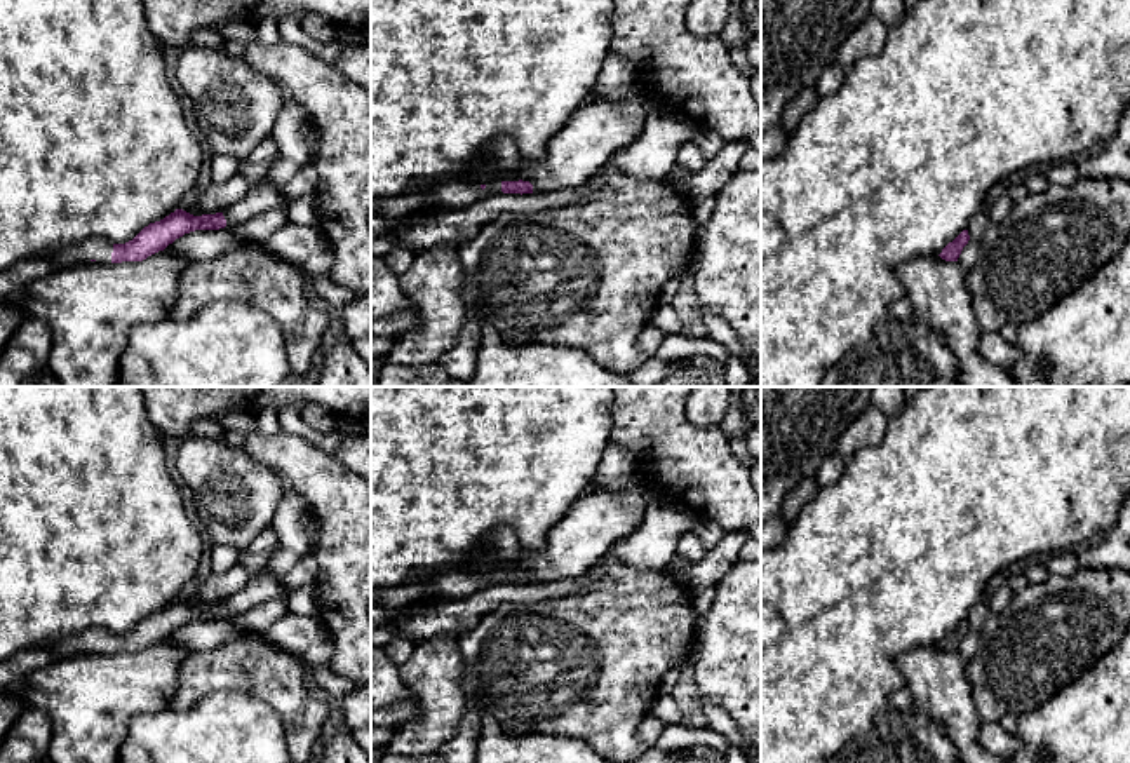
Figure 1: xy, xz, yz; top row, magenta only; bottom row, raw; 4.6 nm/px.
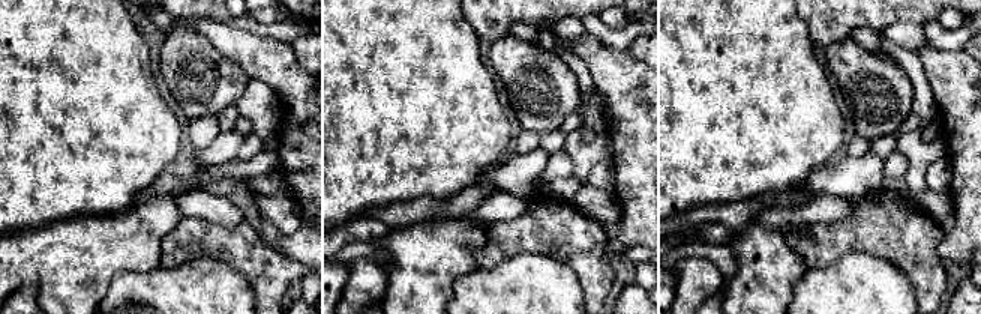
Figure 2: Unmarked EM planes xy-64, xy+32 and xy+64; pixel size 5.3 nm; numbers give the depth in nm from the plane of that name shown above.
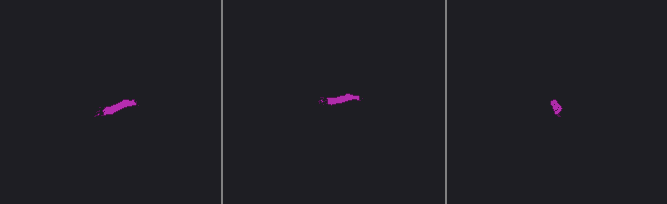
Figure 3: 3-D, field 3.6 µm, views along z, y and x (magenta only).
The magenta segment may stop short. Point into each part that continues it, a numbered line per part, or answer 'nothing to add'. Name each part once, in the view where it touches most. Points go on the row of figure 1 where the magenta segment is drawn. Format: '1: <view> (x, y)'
1: xy (262, 197)
2: xy (96, 248)

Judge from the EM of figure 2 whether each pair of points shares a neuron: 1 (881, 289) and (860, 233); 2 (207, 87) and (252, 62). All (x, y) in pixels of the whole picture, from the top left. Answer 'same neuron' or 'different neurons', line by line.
1: different neurons
2: different neurons

